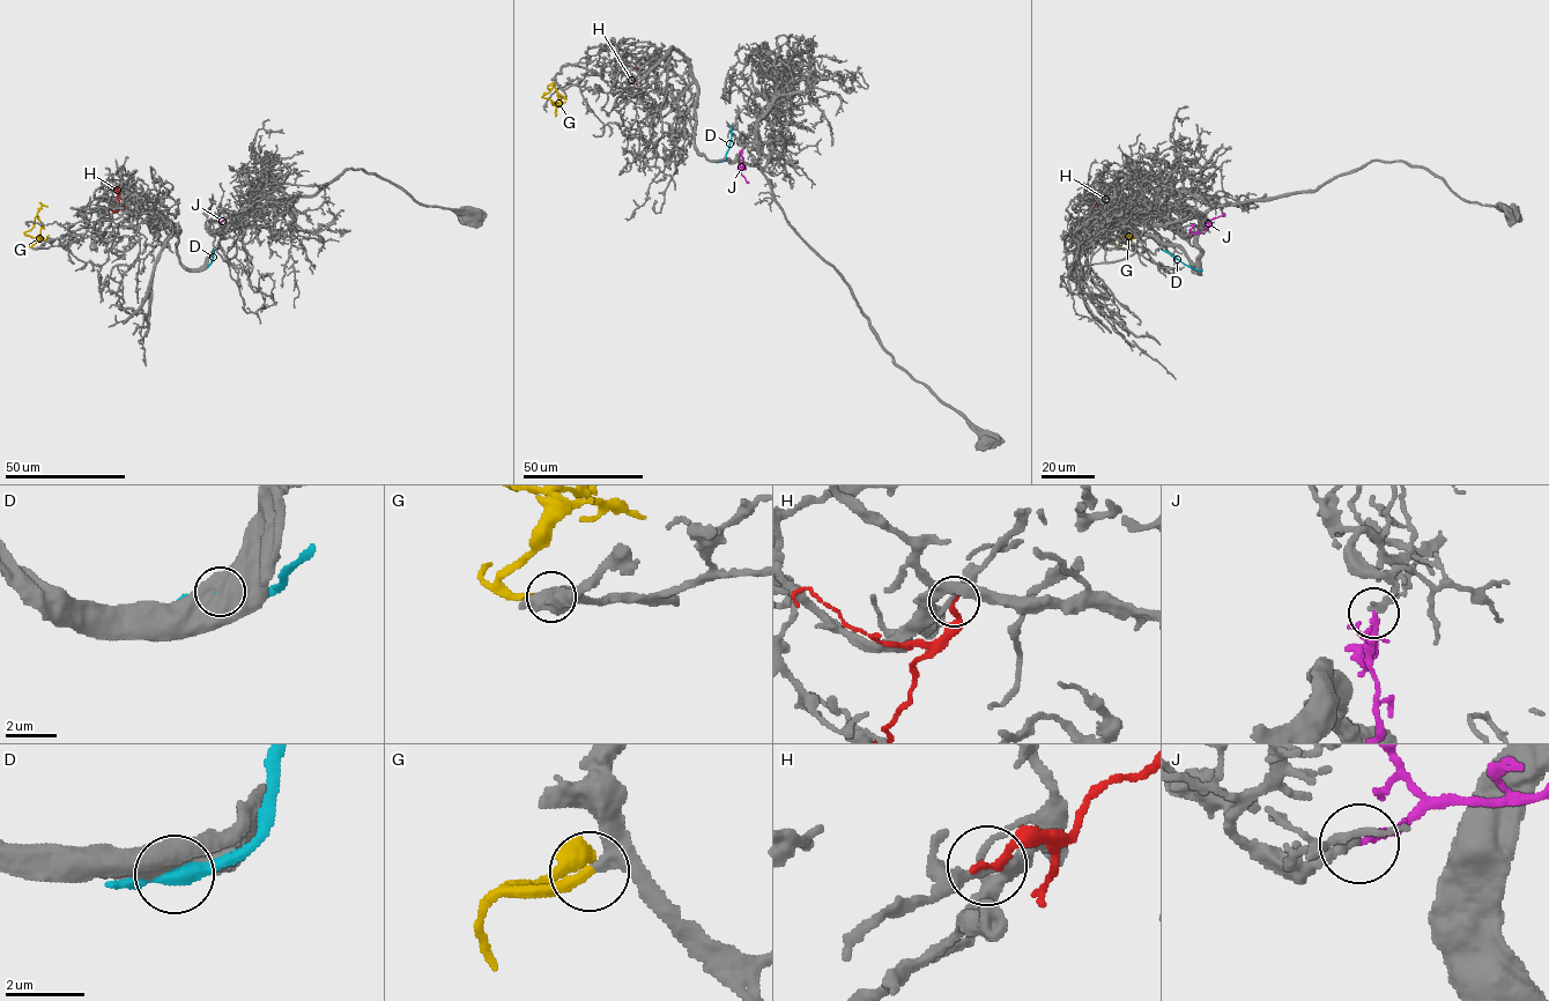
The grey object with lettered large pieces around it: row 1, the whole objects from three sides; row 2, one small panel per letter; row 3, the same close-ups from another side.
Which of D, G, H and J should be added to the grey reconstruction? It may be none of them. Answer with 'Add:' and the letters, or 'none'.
Add: G, J

